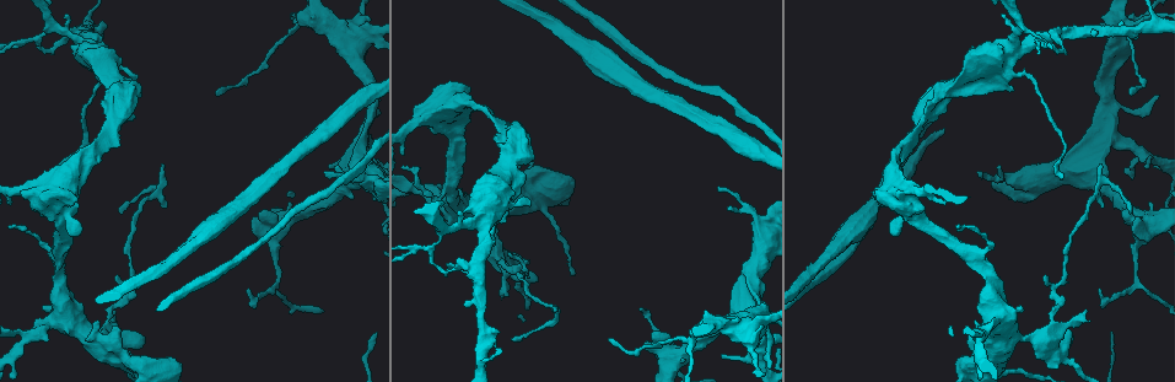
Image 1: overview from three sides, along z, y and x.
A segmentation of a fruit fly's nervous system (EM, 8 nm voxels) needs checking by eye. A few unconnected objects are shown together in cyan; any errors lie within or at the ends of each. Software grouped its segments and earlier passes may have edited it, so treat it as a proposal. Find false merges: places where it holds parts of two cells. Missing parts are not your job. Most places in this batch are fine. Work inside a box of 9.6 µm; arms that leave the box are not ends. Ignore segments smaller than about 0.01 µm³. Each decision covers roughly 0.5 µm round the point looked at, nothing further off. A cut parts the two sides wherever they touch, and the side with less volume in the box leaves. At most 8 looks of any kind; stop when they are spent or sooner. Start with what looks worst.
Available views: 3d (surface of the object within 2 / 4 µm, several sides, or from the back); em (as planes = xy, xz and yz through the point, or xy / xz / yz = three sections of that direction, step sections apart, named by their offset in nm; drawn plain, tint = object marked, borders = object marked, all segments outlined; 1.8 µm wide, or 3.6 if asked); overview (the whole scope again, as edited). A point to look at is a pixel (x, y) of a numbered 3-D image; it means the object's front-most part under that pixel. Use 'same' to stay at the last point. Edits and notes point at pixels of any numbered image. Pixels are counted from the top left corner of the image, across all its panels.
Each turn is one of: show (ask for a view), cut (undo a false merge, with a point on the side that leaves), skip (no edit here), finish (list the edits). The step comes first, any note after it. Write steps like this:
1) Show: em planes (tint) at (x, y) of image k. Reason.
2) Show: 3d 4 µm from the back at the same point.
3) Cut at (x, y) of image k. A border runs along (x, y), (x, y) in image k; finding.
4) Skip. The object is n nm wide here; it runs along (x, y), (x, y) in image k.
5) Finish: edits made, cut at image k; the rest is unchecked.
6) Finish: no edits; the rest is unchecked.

Show: 3d 4 µm at (991, 299) of image 1. Thin arm on a thick one.

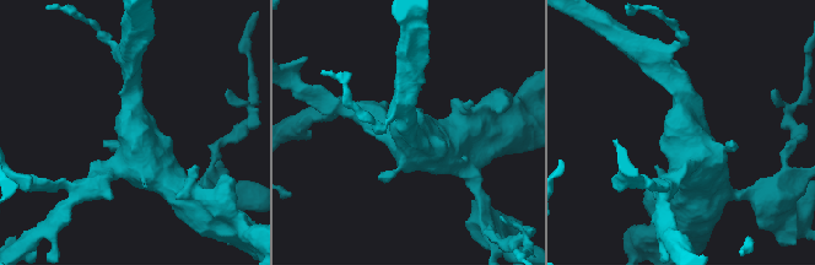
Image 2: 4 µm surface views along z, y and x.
Show: em 3.6 µm xy step 16 (tint) at (132, 124) of image 2. 4 arms meet here.

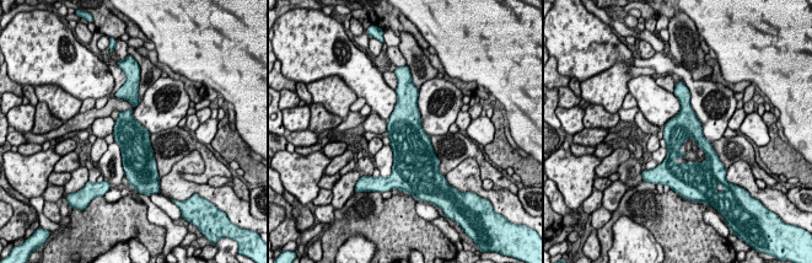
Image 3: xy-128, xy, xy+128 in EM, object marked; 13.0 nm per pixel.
Show: em 3.6 µm planes (borders) at the same point.

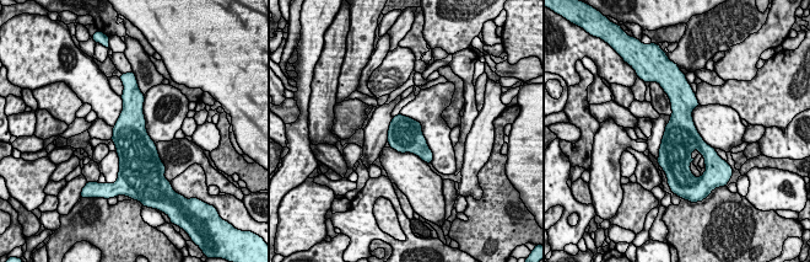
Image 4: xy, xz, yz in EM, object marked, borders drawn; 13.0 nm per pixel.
Skip. All the same cell.

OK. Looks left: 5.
Show: 3d 4 µm at (759, 228) of image 1. Sudden change in width.

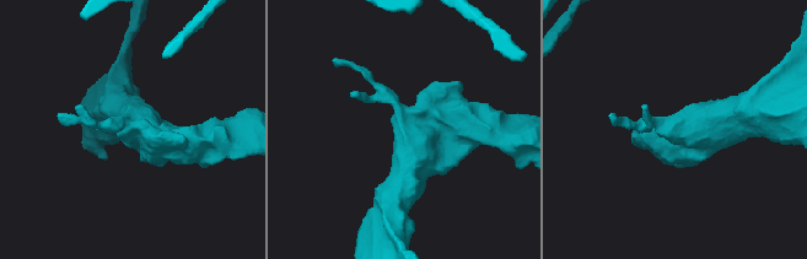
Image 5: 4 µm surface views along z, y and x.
Show: em 3.6 µm planes (tint) at (404, 124) of image 5. Need the tissue.

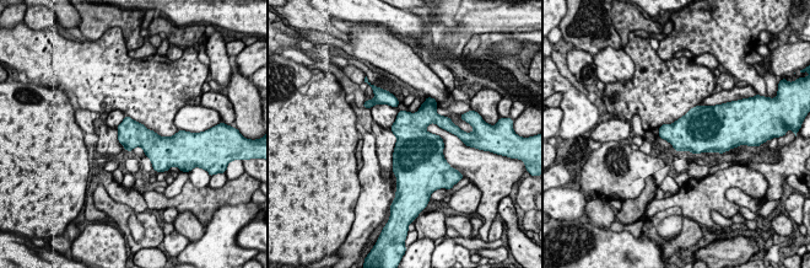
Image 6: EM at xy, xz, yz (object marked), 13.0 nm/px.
Skip. The object is 360 nm wide here; continuous, no second cell.

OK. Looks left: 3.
Show: em planes (plain) at (1057, 33) of image 1. Calibre changes.

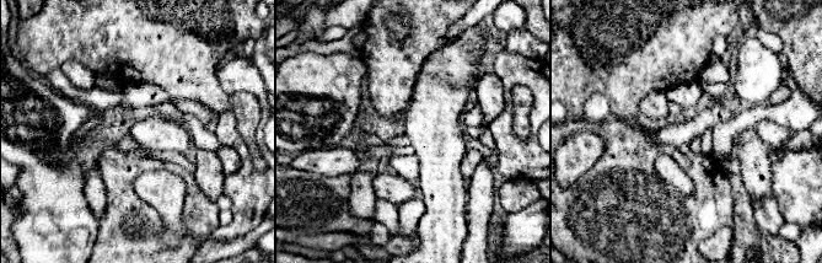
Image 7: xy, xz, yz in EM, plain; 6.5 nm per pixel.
Show: em planes (tint) at the same point.

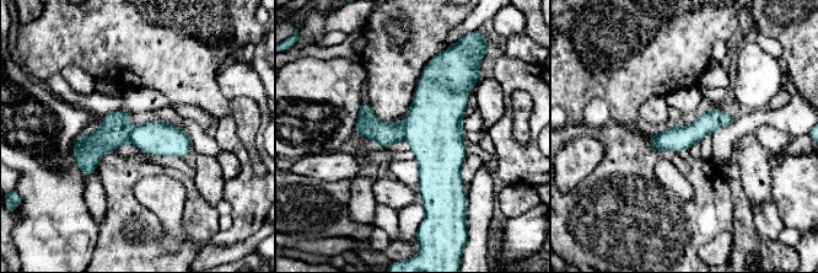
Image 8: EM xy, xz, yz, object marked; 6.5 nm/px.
Skip. It runs along (188, 143), (112, 135), (85, 172) in image 8; one cell here.

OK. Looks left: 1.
Finish: no edits; the rest is unchecked.

